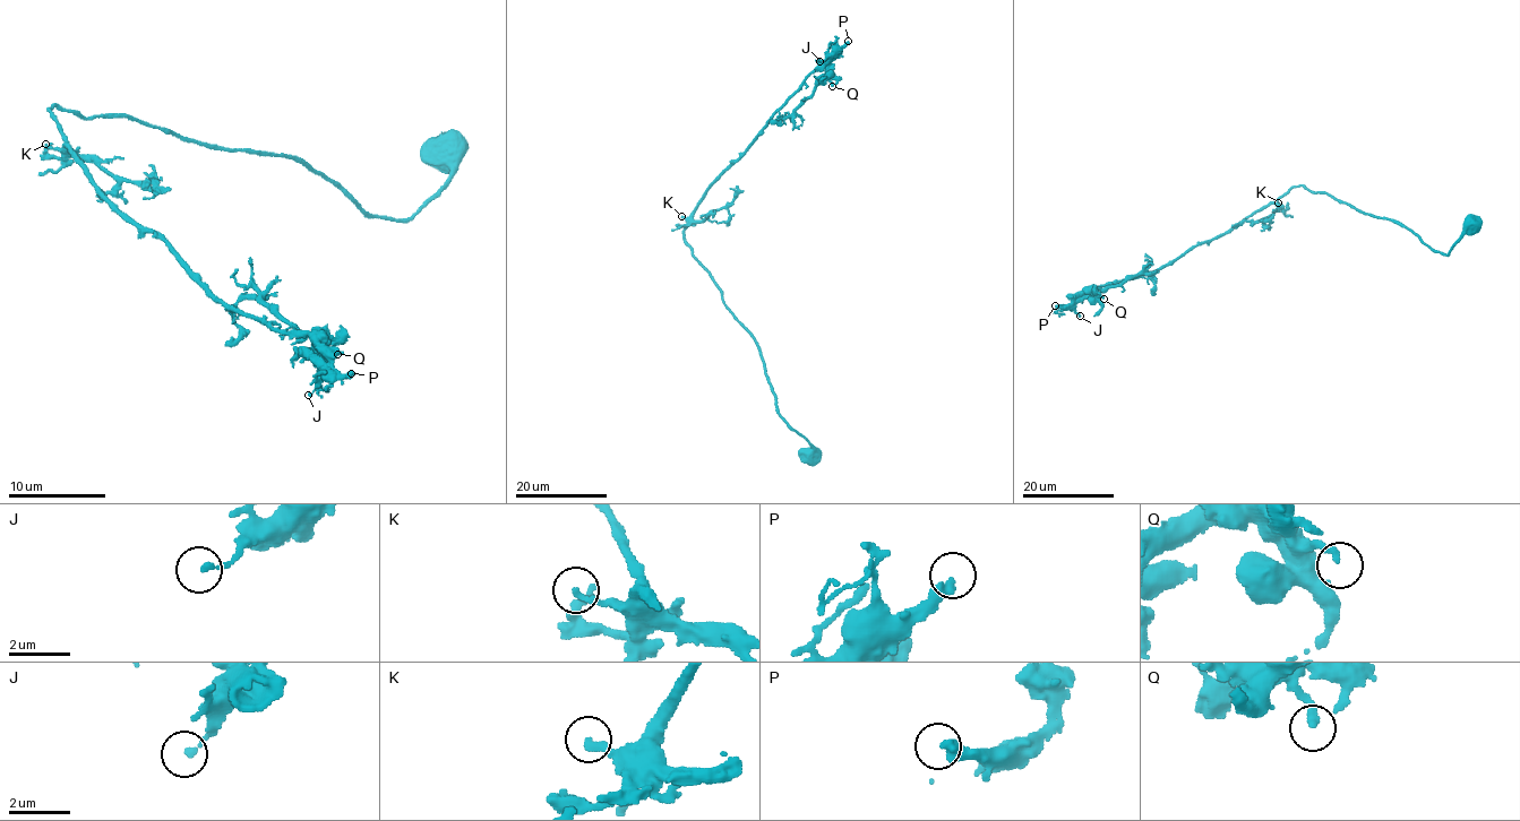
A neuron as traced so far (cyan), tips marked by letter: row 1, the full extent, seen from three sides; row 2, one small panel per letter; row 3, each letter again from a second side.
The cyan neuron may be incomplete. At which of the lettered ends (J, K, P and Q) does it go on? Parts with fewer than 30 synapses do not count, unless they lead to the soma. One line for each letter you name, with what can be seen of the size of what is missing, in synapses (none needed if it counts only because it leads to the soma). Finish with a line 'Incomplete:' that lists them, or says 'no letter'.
P: 100 syn
Incomplete: P

